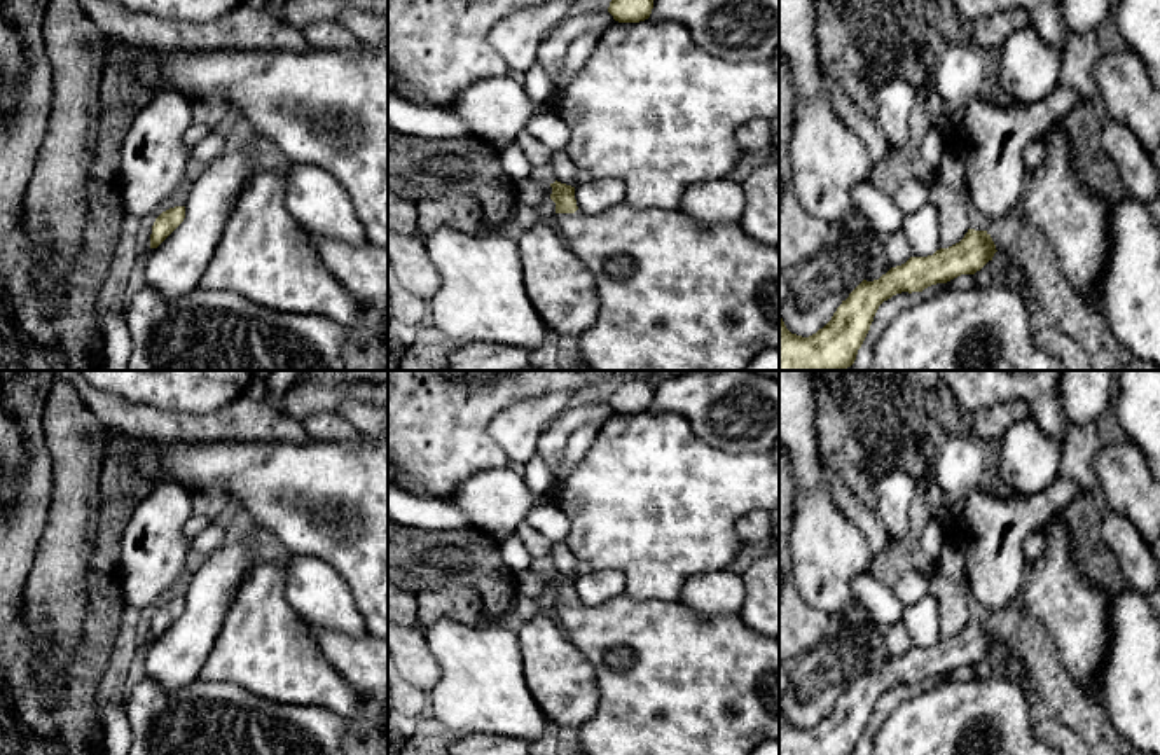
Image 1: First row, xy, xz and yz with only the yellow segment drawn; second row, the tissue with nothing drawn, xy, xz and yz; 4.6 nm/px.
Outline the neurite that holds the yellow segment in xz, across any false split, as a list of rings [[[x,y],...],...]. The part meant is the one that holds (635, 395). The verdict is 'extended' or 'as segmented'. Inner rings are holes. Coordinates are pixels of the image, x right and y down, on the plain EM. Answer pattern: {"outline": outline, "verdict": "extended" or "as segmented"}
{"outline": [[[645,374],[611,386],[608,404],[618,414],[639,414],[650,409],[655,386]]], "verdict": "as segmented"}

